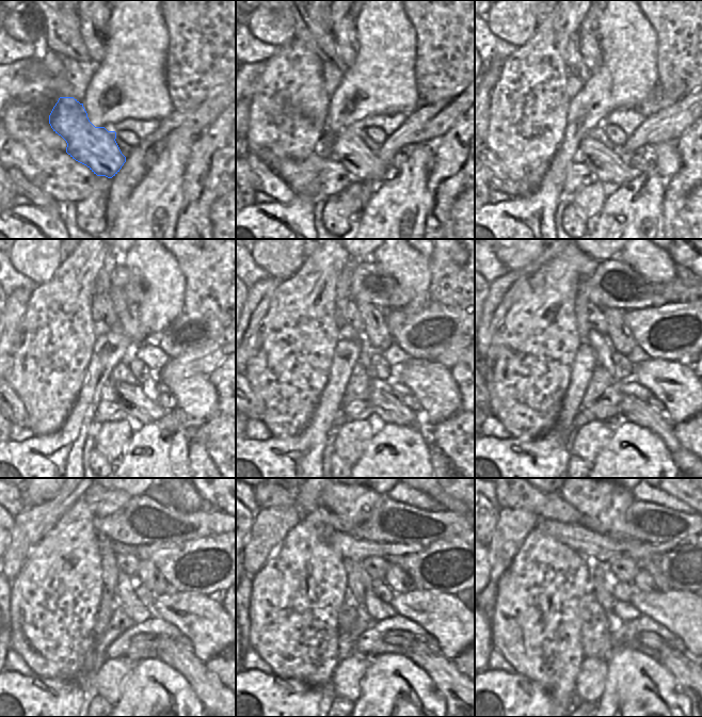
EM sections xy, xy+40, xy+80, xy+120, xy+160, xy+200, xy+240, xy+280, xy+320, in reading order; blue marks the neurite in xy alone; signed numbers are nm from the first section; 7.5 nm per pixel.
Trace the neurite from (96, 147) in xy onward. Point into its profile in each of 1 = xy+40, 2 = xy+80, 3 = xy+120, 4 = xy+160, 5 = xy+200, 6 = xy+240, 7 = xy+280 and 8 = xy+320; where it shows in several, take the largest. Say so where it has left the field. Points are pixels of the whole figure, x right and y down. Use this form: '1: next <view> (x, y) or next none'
1: next xy+40 (362, 163)
2: next xy+80 (609, 165)
3: next xy+120 (138, 405)
4: next xy+160 (387, 408)
5: next xy+200 (632, 410)
6: next xy+240 (208, 688)
7: next xy+280 (452, 685)
8: next xy+320 (690, 676)

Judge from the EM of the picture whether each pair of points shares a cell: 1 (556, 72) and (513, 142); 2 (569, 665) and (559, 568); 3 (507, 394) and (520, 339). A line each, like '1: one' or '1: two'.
1: one
2: one
3: one

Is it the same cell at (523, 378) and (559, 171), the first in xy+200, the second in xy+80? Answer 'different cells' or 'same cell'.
different cells

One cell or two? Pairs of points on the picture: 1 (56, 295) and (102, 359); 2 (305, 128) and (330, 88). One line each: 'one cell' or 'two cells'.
1: two cells
2: two cells

